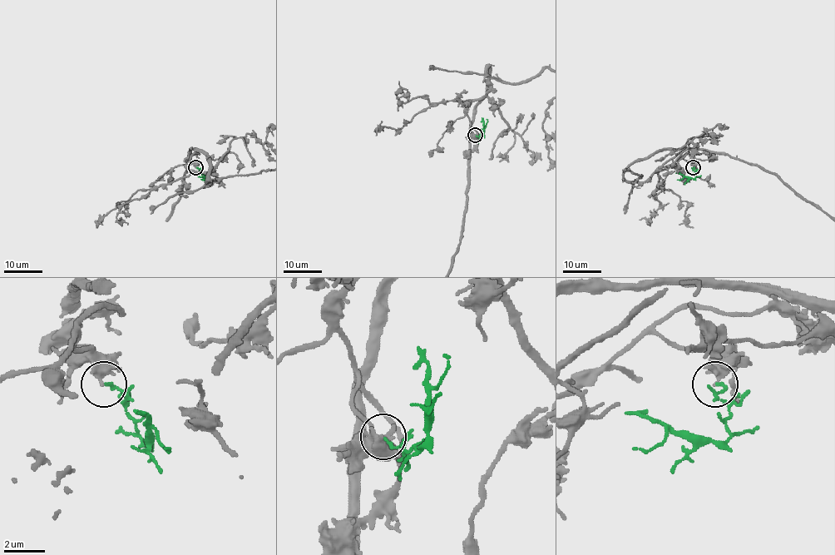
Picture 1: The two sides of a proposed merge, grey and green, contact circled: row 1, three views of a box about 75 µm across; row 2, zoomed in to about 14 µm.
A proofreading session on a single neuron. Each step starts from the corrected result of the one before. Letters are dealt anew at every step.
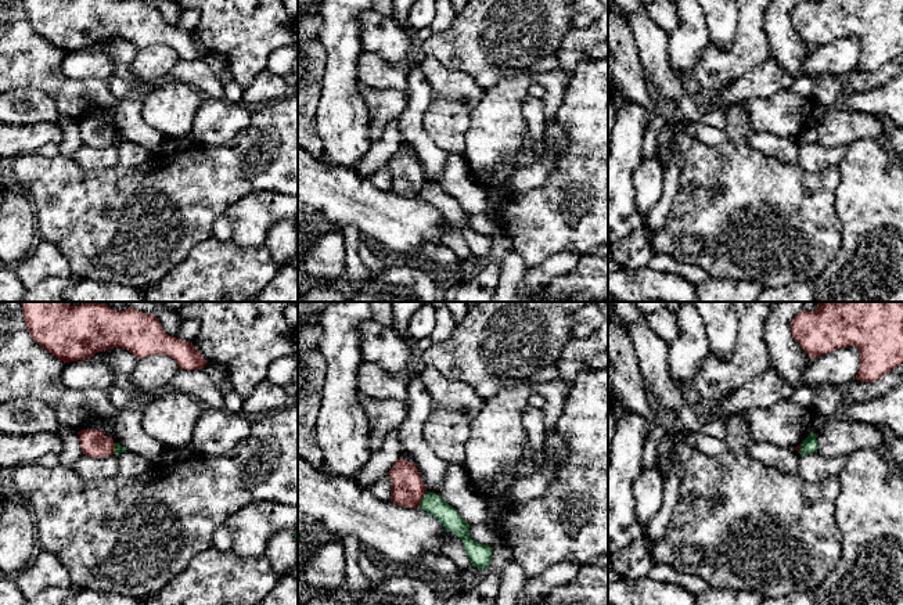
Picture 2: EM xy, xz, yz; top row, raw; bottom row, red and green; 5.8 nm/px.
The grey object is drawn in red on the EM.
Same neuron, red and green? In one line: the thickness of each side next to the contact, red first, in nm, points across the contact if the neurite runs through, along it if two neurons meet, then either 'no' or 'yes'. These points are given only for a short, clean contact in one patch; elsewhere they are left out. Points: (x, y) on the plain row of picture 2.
190 nm thick on the red side, 120 nm on the other; border along xz (427, 182), (417, 195); no

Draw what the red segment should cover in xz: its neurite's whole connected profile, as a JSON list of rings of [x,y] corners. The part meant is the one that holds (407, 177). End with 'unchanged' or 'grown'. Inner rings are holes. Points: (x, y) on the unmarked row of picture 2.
[[[399,148],[388,162],[392,170],[392,192],[417,198],[427,183],[422,168],[414,152]]]; unchanged

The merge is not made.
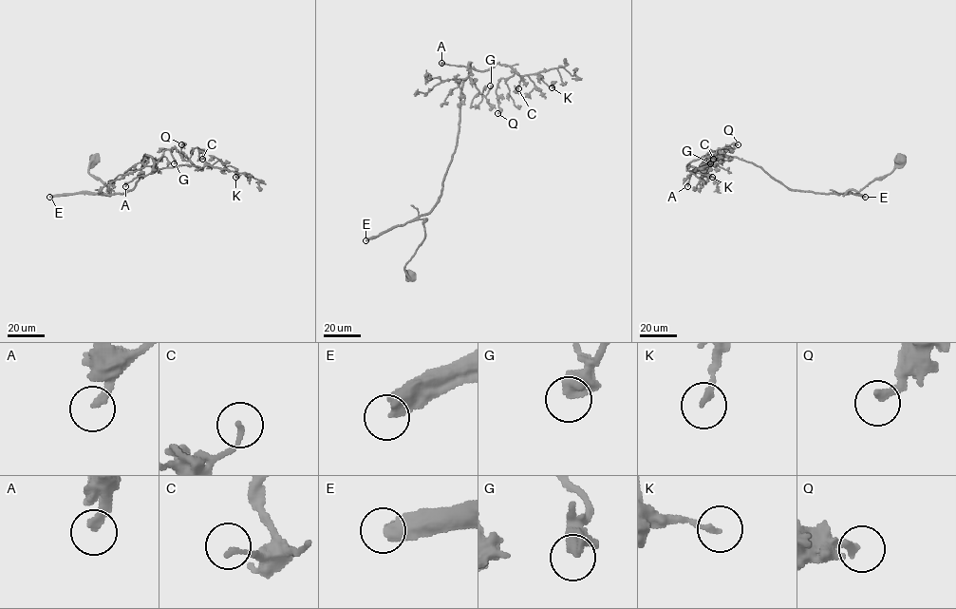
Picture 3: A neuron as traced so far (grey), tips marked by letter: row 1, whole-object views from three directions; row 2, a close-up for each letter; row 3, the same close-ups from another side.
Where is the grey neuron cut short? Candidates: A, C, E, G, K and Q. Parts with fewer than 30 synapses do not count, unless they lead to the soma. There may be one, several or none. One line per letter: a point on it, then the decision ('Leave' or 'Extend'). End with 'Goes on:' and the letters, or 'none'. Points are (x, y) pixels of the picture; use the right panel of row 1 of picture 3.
A: Place: (687, 186). Extend
C: Place: (713, 159). Leave
E: Place: (865, 197). Extend
G: Place: (710, 163). Leave
K: Place: (712, 177). Leave
Q: Place: (738, 144). Leave
Goes on: A, E

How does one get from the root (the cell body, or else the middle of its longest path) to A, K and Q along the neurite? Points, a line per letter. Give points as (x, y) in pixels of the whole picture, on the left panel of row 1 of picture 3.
A: (94, 159), (88, 173), (109, 196), (101, 194), (133, 188), (148, 157), (142, 163), (154, 170), (125, 186)
K: (94, 159), (88, 173), (108, 187), (105, 196), (131, 190), (144, 157), (154, 170), (232, 165), (235, 177)
Q: (94, 159), (88, 173), (110, 195), (101, 194), (123, 194), (144, 157), (154, 170), (197, 169), (181, 144)

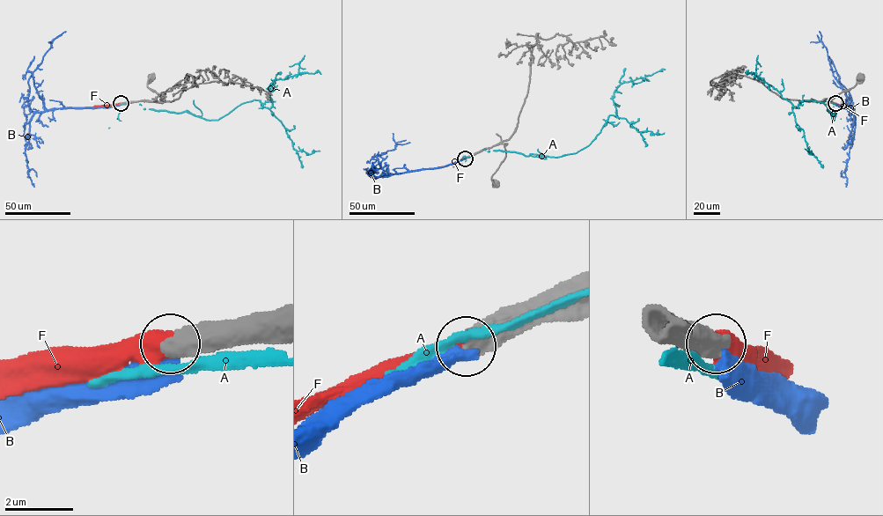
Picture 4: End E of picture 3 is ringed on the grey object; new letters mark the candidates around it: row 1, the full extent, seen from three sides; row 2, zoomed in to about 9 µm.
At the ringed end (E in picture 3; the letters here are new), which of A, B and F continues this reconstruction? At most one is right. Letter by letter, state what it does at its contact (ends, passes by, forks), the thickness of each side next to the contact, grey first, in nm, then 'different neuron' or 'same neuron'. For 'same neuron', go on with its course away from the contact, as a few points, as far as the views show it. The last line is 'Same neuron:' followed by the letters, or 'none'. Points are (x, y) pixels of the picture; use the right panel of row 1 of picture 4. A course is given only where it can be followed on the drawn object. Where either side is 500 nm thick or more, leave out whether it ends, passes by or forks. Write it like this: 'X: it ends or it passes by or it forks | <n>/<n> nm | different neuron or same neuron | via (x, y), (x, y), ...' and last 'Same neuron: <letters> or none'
A: 600/260 nm | different neuron
B: 550/480 nm | different neuron
F: 700/550 nm | same neuron
Same neuron: F

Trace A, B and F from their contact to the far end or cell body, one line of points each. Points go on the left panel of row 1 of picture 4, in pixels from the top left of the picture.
A: (121, 104), (217, 120), (253, 99), (269, 108), (268, 87), (273, 81), (299, 73), (320, 74)
B: (121, 103), (47, 109), (45, 106), (34, 84), (33, 72), (51, 47), (53, 40), (65, 31)
F: (121, 103), (93, 106)

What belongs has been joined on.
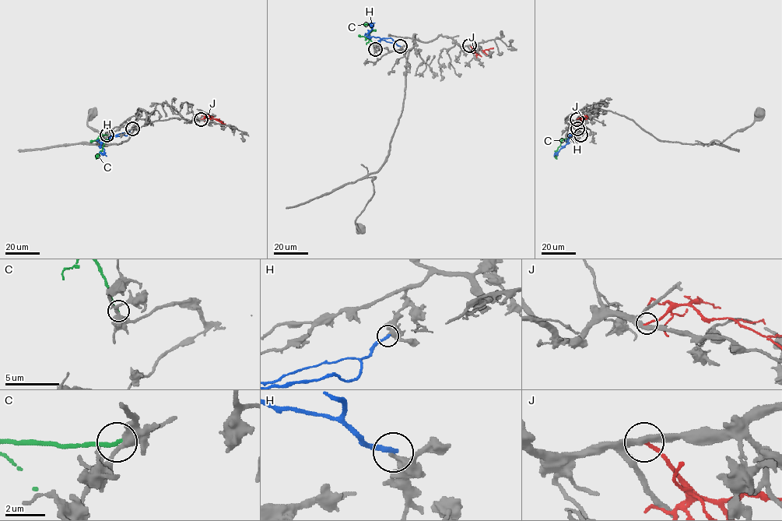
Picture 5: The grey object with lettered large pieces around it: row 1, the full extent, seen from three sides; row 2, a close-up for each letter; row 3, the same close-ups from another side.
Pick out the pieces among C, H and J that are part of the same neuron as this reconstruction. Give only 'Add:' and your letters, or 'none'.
Add: none

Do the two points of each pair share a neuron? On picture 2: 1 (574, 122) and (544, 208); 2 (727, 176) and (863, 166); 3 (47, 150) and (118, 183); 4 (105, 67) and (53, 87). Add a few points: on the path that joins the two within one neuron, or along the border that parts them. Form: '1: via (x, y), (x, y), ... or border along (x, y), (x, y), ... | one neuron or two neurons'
1: via (576, 143), (576, 168), (557, 187) | one neuron
2: border along (838, 166), (839, 183), (834, 200) | two neurons
3: border along (36, 152), (45, 157), (58, 155) | two neurons
4: border along (63, 54), (61, 72), (67, 78), (104, 80) | two neurons

